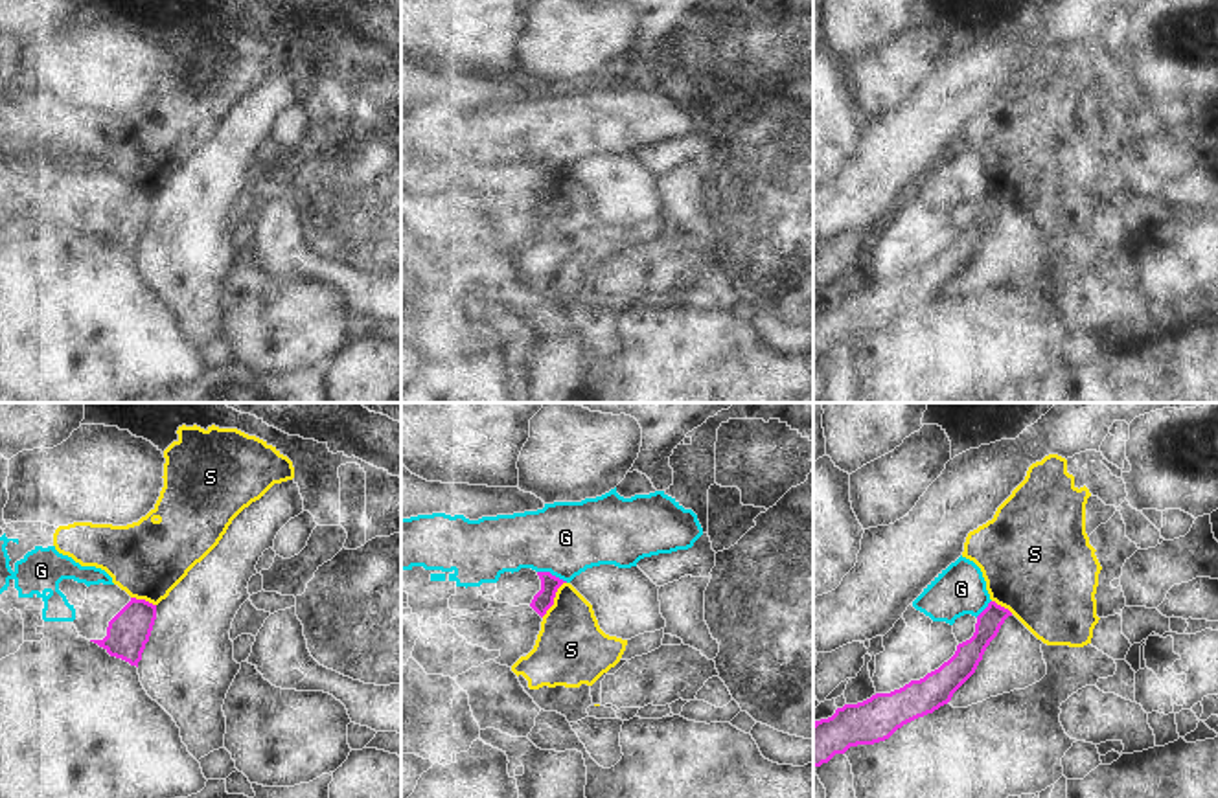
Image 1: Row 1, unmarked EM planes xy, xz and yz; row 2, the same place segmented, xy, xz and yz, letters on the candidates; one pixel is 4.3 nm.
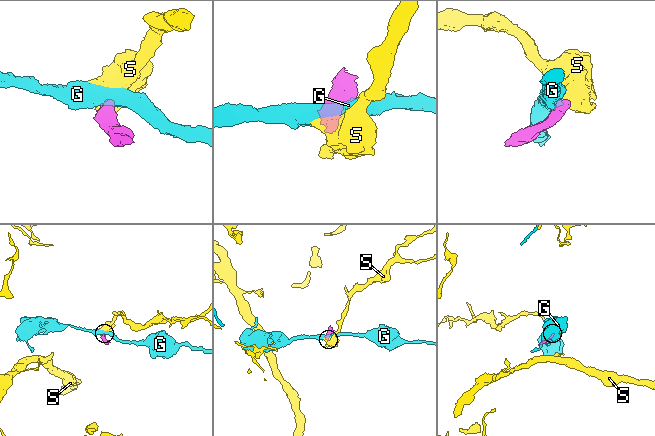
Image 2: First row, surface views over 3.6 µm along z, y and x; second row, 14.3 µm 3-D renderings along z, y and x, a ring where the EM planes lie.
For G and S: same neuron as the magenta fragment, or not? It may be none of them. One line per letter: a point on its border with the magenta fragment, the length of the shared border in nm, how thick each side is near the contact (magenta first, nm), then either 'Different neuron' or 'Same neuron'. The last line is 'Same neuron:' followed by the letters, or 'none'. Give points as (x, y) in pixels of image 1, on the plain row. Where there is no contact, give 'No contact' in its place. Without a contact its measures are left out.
G: Touches magenta at xz (551, 162). Shared border 140 nm. Thickness 90 nm (magenta) against 320 nm. Different neuron
S: Touches magenta at xz (552, 188). Shared border 190 nm. Thickness 90 nm (magenta) against 320 nm. Different neuron
Same neuron: none.

